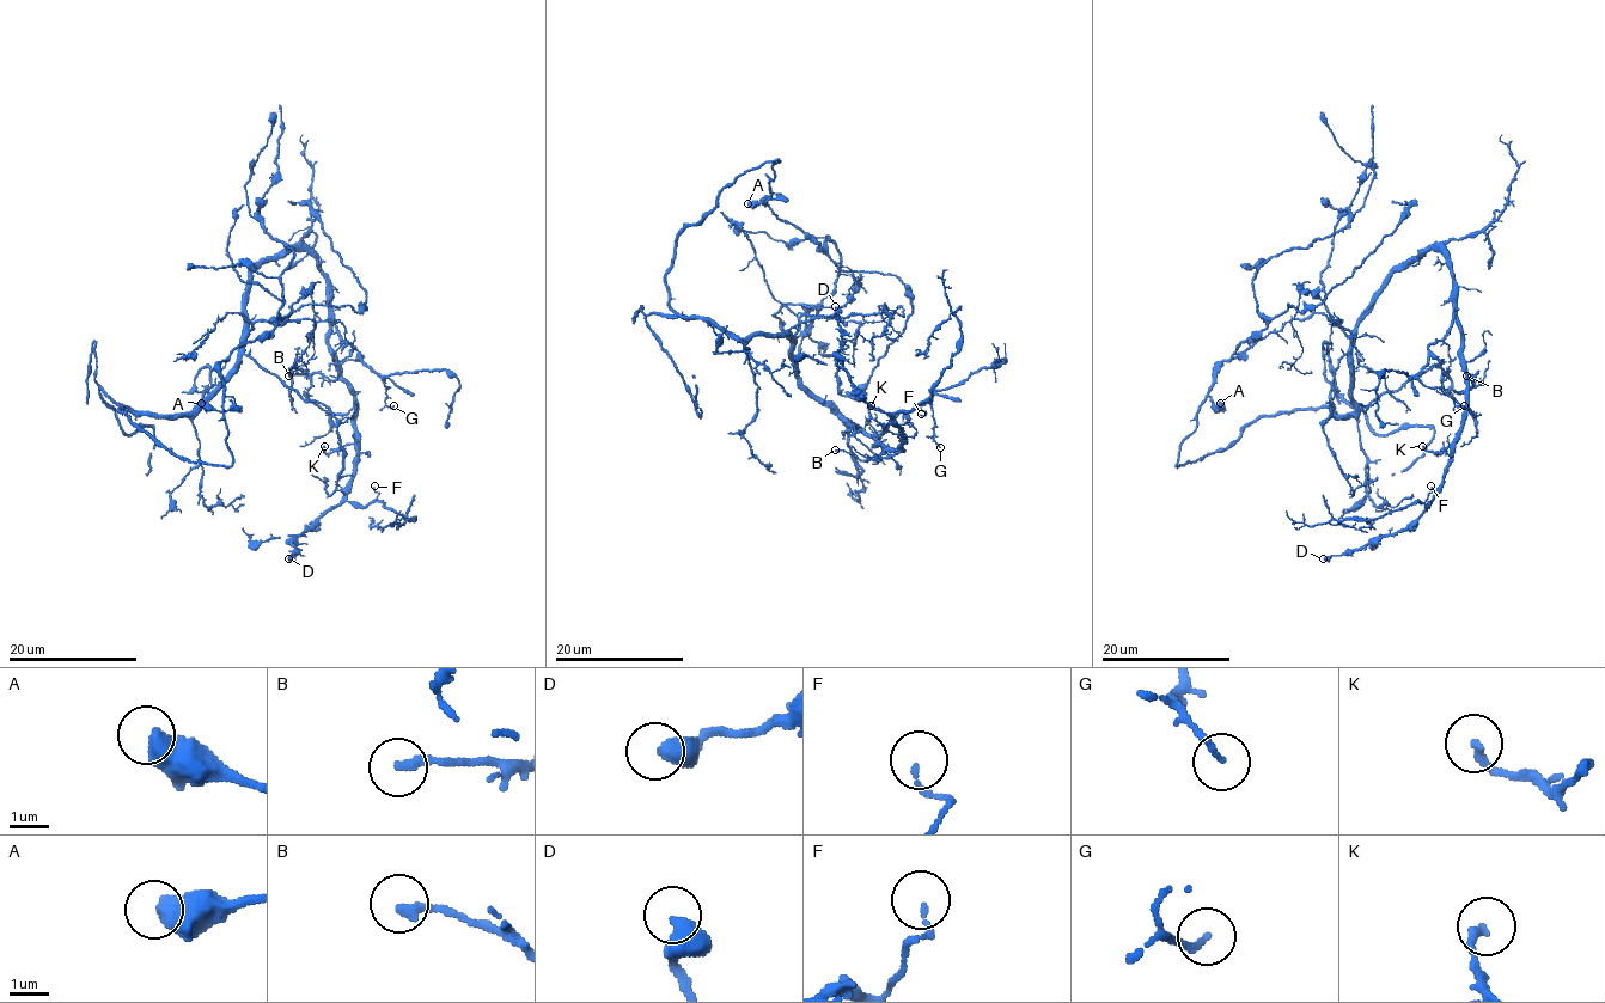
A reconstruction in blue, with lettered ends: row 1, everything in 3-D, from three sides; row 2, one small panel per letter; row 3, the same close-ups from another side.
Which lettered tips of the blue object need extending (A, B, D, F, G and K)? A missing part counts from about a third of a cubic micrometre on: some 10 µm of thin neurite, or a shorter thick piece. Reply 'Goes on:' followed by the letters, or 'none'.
Goes on: none

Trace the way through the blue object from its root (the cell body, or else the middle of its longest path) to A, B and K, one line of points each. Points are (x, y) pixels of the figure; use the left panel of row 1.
A: (150, 415), (118, 410), (178, 457), (230, 465), (223, 398), (231, 398), (226, 410), (208, 410), (201, 403)
B: (150, 415), (188, 415), (215, 390), (239, 354), (248, 277), (306, 250), (325, 280), (337, 377), (288, 375)
K: (150, 415), (188, 415), (215, 390), (239, 354), (248, 277), (306, 250), (355, 409), (355, 441), (324, 446)

